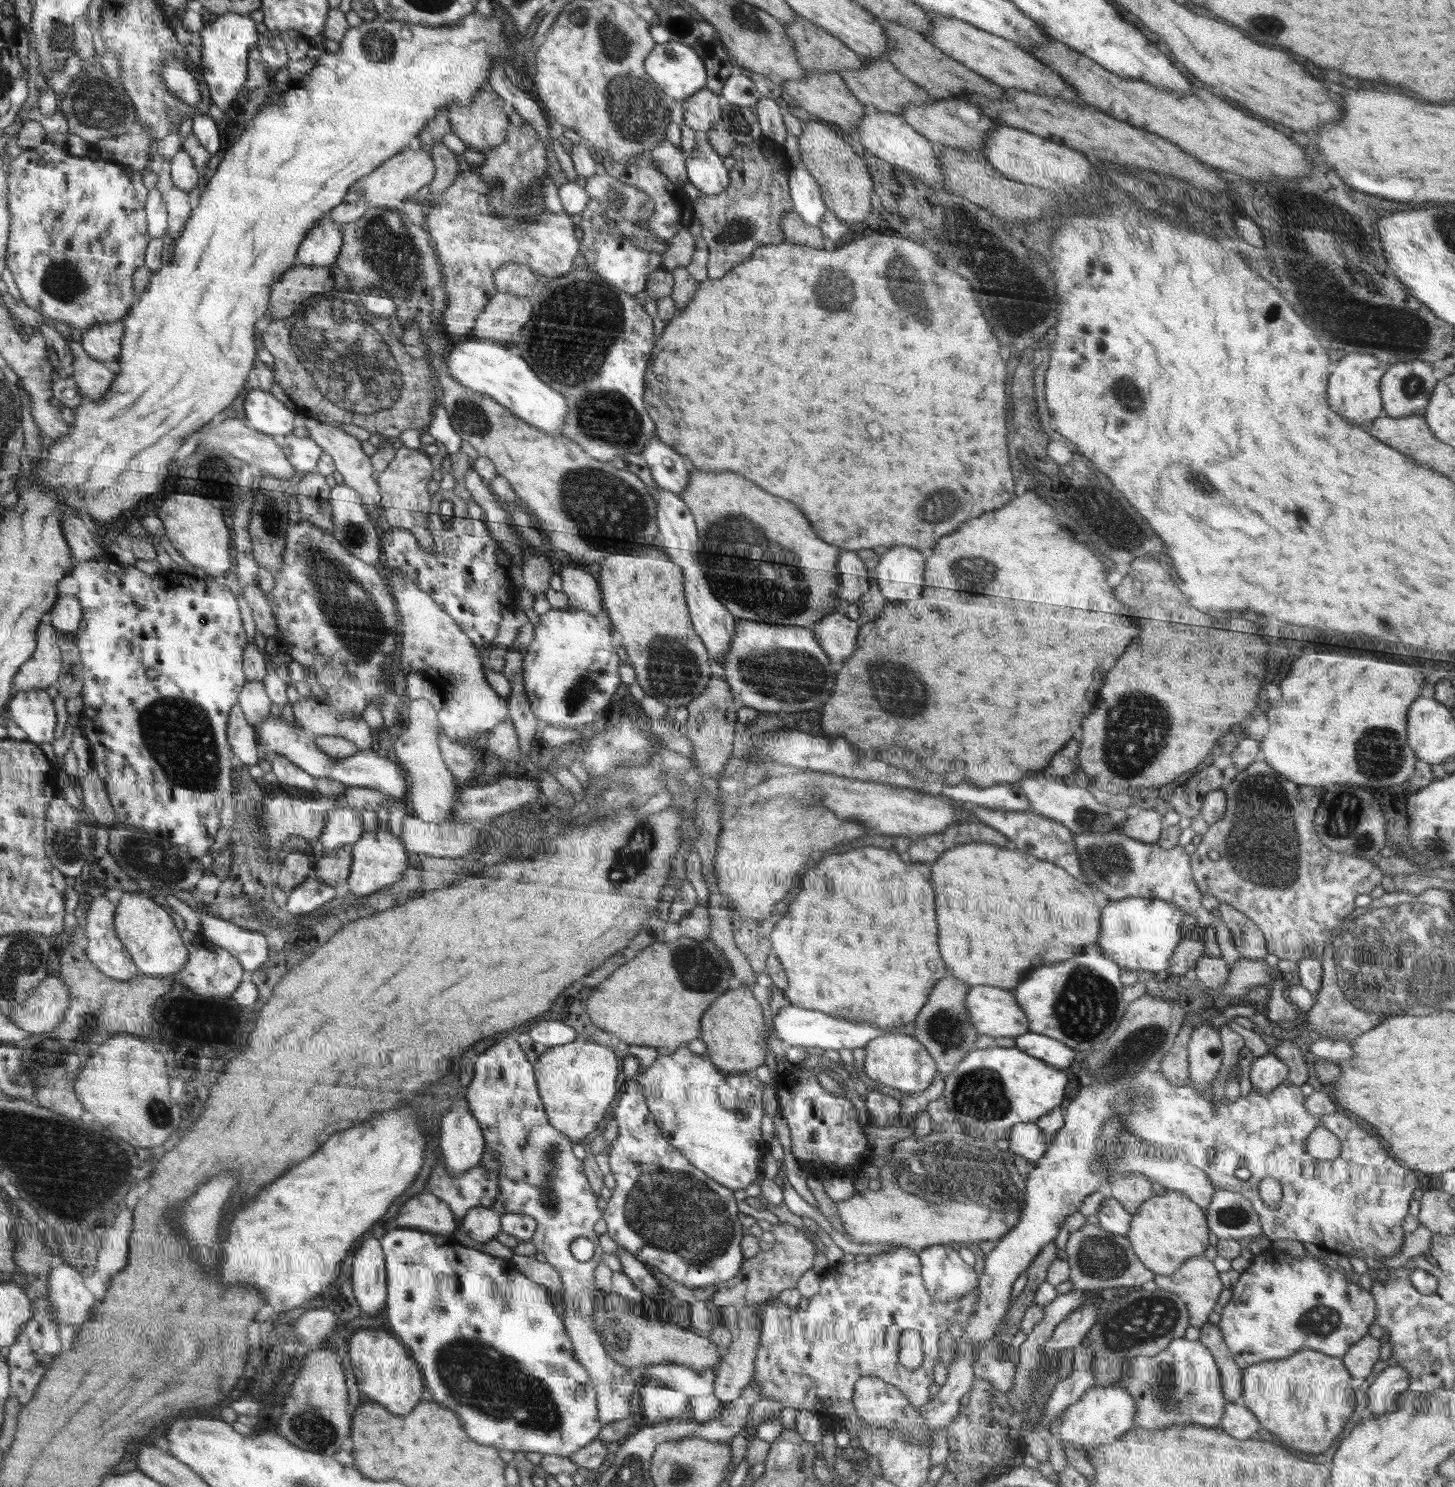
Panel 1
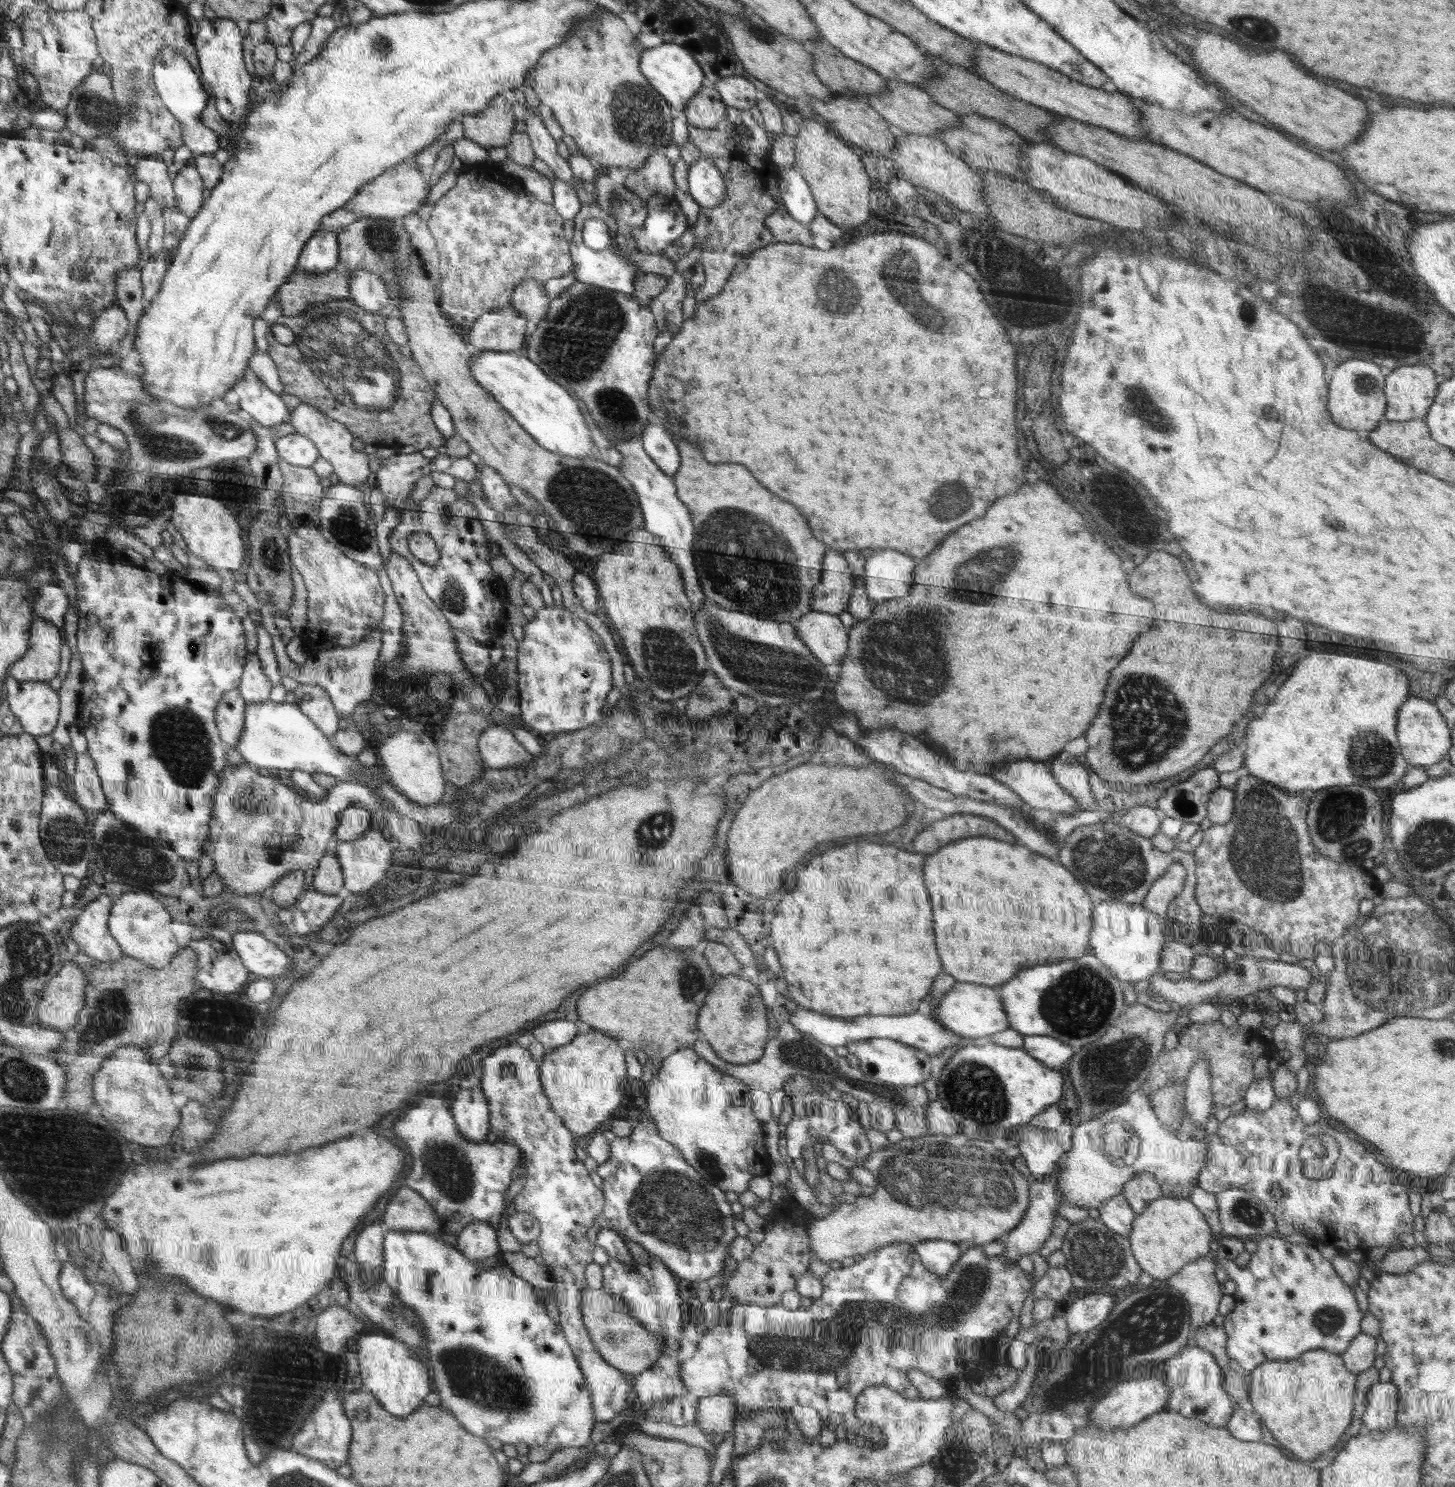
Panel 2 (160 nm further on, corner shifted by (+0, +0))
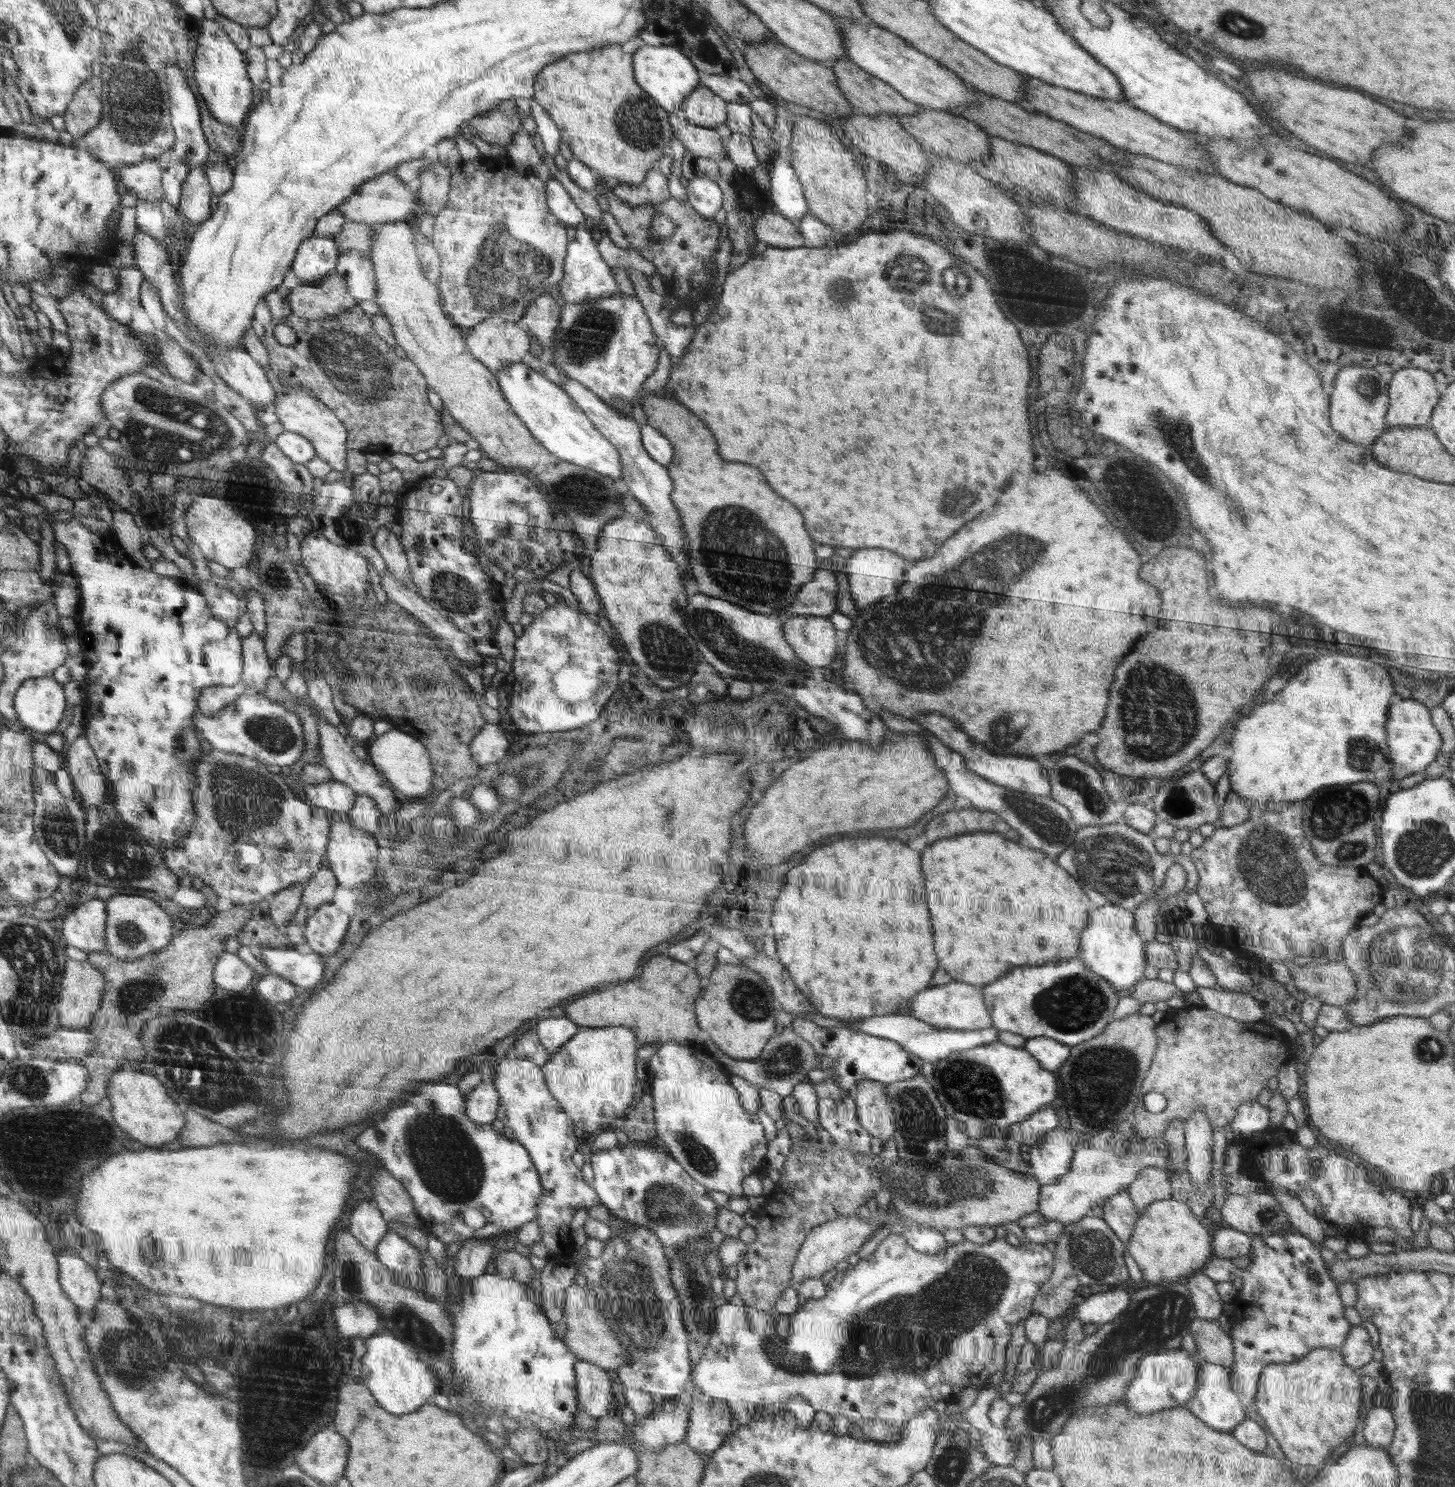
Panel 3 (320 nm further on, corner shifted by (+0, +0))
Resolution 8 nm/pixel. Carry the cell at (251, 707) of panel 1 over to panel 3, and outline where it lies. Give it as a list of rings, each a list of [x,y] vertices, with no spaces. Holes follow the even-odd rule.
[[[256,631],[242,641],[243,674],[242,681],[249,694],[263,695],[268,679],[272,676],[272,667],[265,650],[265,642]]]

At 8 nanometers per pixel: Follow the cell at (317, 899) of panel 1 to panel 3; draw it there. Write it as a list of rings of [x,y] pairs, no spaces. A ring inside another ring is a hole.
[[[321,904],[314,916],[310,915],[306,920],[304,936],[307,950],[323,956],[336,954],[336,950],[342,946],[348,924],[350,916],[346,912],[332,904]]]

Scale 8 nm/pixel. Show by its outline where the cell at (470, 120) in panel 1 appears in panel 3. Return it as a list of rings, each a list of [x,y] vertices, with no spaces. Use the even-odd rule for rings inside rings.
[[[499,107],[484,113],[477,118],[468,122],[476,134],[490,145],[508,146],[508,134],[510,134],[510,143],[514,141],[515,134],[520,130],[520,114],[518,118],[512,122],[508,120],[508,116],[504,114],[504,110]],[[510,124],[510,126],[508,126]],[[510,128],[510,130],[508,130]]]

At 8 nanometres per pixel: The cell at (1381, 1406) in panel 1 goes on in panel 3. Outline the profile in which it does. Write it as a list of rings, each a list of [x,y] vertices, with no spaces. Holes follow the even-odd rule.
[[[1376,1405],[1372,1407],[1365,1419],[1366,1426],[1362,1430],[1365,1438],[1364,1444],[1374,1448],[1390,1448],[1395,1431],[1393,1414],[1388,1410],[1388,1405]]]

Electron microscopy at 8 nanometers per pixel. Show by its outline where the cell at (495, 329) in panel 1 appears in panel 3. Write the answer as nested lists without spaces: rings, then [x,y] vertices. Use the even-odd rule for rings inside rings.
[[[488,318],[469,330],[468,350],[492,372],[520,362],[528,354],[530,338],[516,322]]]

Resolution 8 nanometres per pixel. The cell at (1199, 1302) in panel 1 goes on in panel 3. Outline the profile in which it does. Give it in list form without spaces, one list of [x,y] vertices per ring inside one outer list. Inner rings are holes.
[[[1202,1271],[1188,1276],[1184,1282],[1192,1293],[1195,1315],[1200,1320],[1217,1321],[1222,1316],[1223,1300],[1216,1292],[1214,1280]]]

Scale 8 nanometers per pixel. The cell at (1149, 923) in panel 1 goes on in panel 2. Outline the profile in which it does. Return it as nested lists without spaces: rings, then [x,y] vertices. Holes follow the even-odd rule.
[[[1099,902],[1092,913],[1089,951],[1121,982],[1147,980],[1156,974],[1161,961],[1166,920],[1148,912],[1141,903]]]

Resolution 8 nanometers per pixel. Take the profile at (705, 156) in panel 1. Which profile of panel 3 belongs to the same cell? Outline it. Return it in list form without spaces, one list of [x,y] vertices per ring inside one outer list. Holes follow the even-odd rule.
[[[694,177],[689,180],[687,200],[704,218],[714,217],[723,208],[723,194],[719,184],[709,177]]]

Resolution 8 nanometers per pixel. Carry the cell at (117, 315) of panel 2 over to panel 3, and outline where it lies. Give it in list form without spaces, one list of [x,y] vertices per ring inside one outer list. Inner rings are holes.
[[[135,266],[119,270],[117,289],[105,293],[101,302],[102,308],[116,322],[128,325],[132,320],[134,308],[141,305],[144,278],[143,271]]]

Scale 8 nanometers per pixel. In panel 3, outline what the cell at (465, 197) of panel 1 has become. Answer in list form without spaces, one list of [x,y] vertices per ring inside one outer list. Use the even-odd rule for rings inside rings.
[[[508,156],[485,159],[478,157],[472,161],[462,161],[452,171],[452,190],[449,191],[446,207],[436,216],[434,222],[433,245],[441,260],[441,275],[437,285],[443,295],[444,310],[452,317],[452,322],[470,330],[488,318],[501,318],[512,322],[522,320],[525,312],[531,308],[531,302],[541,294],[553,294],[553,289],[563,280],[564,261],[566,260],[566,228],[560,224],[560,220],[551,214],[551,207],[546,206],[547,196],[544,196],[544,182],[538,180],[530,168],[520,162],[509,159]]]

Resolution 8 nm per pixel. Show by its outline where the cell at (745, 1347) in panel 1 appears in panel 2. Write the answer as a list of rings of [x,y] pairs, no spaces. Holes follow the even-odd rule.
[[[727,1392],[711,1397],[699,1397],[695,1424],[704,1434],[732,1431],[738,1419],[734,1398]]]

